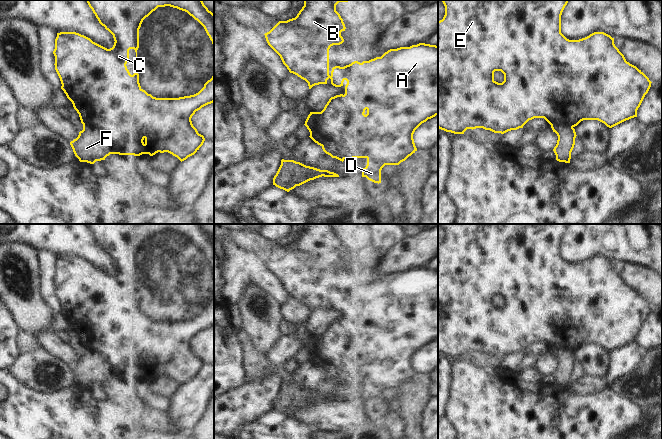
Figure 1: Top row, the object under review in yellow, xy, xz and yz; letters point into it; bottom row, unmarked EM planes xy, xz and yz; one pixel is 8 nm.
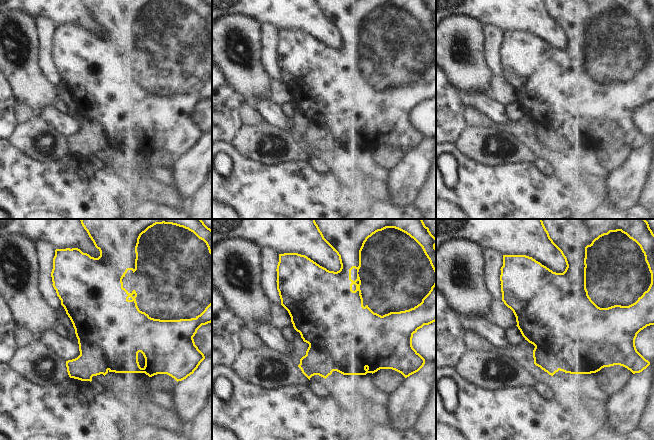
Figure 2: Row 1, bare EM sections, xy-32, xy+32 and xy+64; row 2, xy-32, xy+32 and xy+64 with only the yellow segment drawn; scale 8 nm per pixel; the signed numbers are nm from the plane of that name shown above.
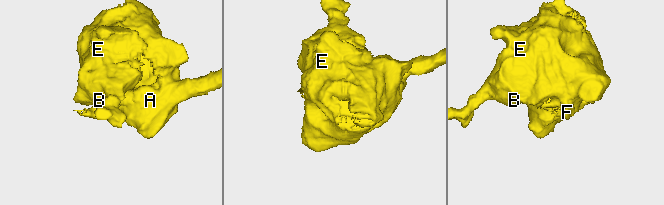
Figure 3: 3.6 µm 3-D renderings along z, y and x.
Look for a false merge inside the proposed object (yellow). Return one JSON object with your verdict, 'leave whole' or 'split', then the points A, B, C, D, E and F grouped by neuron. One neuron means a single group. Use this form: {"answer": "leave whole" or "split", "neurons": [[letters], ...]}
{"answer": "split", "neurons": [["A", "B", "C", "D", "E"], ["F"]]}

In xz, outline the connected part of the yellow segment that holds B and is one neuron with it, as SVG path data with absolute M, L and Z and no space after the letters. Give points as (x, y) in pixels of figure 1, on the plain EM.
M303 224L304 230L299 235L295 242L287 245L279 245L269 256L265 257L265 262L268 269L280 280L283 288L287 291L290 297L293 297L305 304L308 307L309 313L315 309L327 308L327 304L331 303L331 308L335 311L343 310L343 306L346 304L345 318L336 319L331 321L324 333L321 336L310 336L315 348L310 356L310 362L320 369L323 375L330 379L332 382L336 382L340 385L353 382L366 382L367 389L362 394L362 401L366 401L368 404L374 407L381 407L381 394L385 389L399 389L405 385L409 380L417 375L414 367L413 358L415 354L428 343L431 343L438 339L438 270L425 267L419 267L410 271L400 271L397 273L390 273L385 276L381 281L376 281L369 285L363 285L362 287L354 285L344 291L335 290L332 295L329 295L329 273L333 269L340 269L344 266L341 256L345 255L346 251L340 238L336 235L336 229L339 226L348 225L362 225L362 224Z

